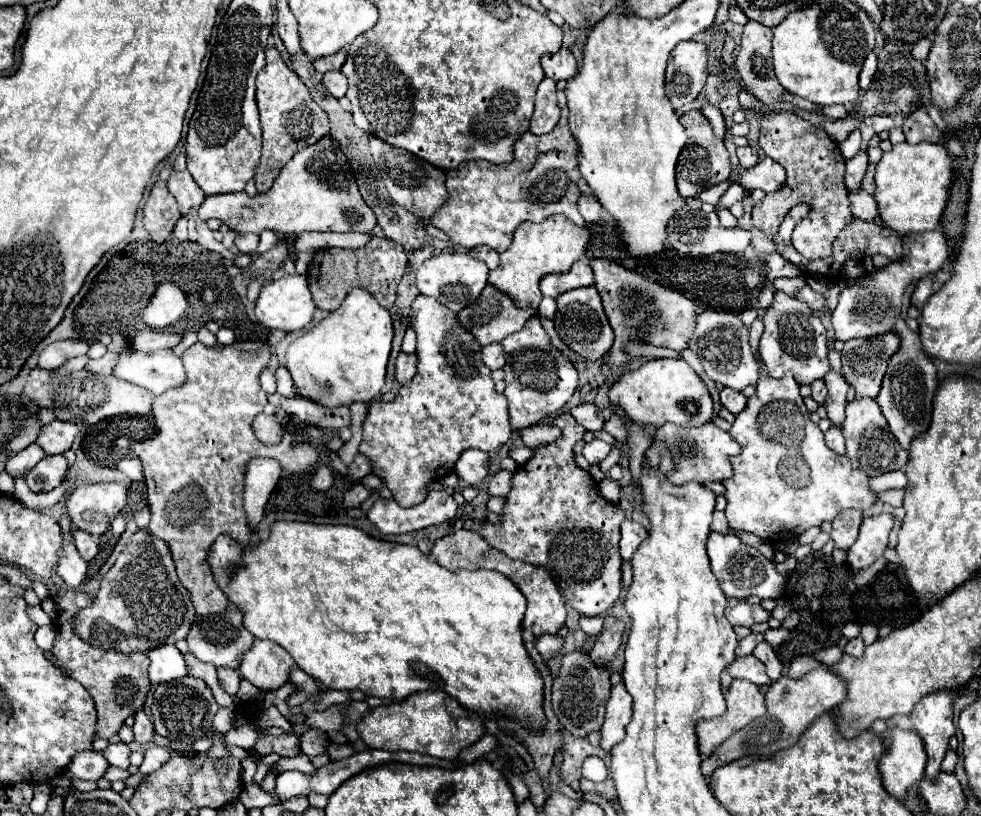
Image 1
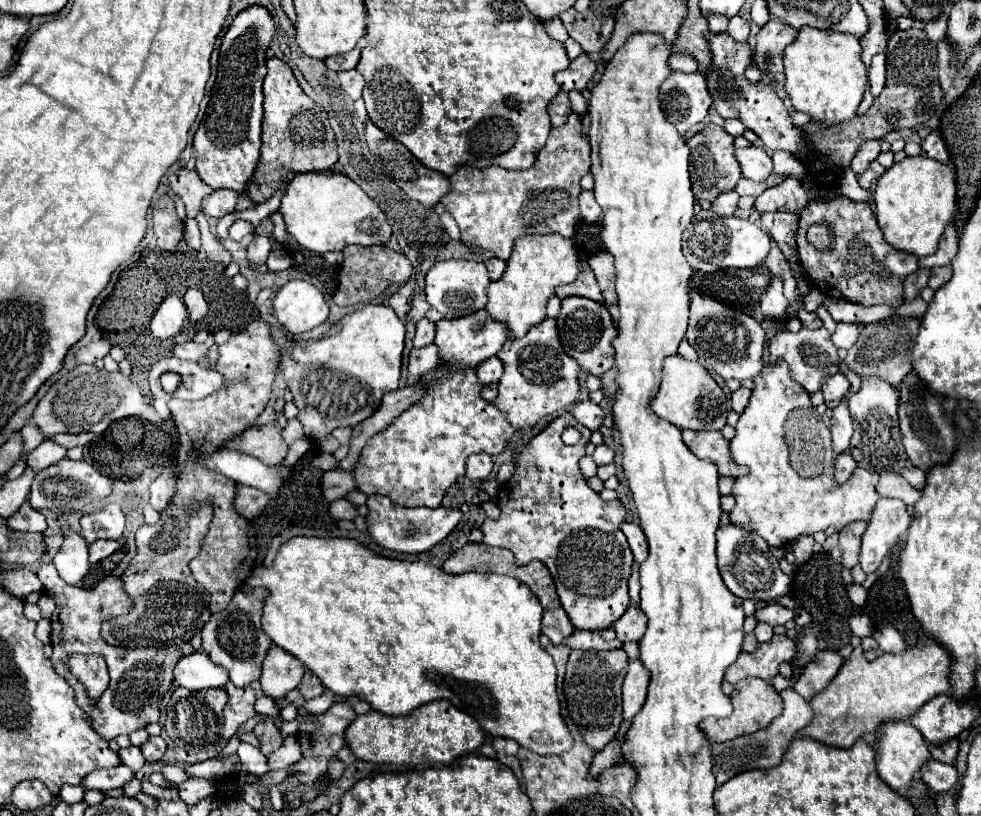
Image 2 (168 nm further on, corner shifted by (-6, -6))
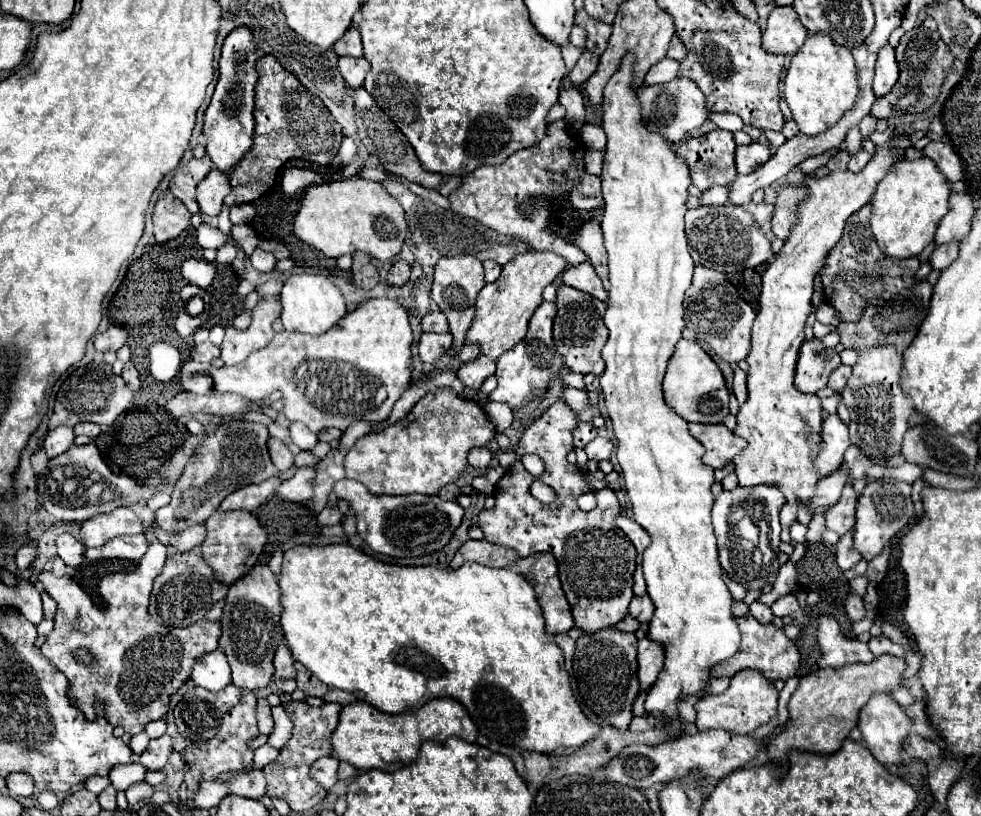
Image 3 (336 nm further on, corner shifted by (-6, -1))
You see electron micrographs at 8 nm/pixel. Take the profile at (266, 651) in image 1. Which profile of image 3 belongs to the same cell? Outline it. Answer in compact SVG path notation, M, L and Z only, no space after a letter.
M282 643L276 649L276 655L274 655L274 677L282 677L282 679L294 679L296 677L294 657L292 657L292 653L290 653L286 643Z

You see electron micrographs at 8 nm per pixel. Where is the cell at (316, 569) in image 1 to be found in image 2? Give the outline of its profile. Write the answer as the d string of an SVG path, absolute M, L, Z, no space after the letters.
M290 538L286 544L280 546L280 552L270 568L254 568L246 586L266 586L270 596L264 604L262 628L272 638L272 642L292 656L296 656L312 674L316 674L322 684L336 696L360 696L364 698L374 710L388 714L388 716L406 716L422 704L432 700L450 700L456 708L472 714L480 728L490 736L510 738L516 740L522 748L532 750L536 754L562 754L568 752L574 744L574 738L568 730L566 720L560 714L560 698L556 692L556 666L552 656L540 646L540 620L542 620L542 606L538 598L524 586L520 580L512 576L500 574L478 574L478 572L464 572L458 576L446 574L444 570L428 564L428 562L402 562L376 556L372 550L360 546L356 540L350 538Z

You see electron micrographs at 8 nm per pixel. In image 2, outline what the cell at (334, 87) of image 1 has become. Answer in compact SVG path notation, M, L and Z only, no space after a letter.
M356 70L340 72L340 84L342 84L342 90L344 90L352 100L358 100L358 98L362 96L364 78L362 78Z

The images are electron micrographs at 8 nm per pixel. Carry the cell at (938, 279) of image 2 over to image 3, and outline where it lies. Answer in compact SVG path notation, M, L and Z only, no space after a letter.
M958 243L944 245L940 249L934 249L934 253L930 255L930 265L932 265L934 271L944 271L952 265L956 255L958 255Z

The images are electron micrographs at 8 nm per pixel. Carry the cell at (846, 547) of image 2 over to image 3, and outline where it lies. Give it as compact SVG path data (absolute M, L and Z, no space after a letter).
M848 531L846 535L840 537L840 541L836 545L836 563L842 571L852 569L862 559L860 553L856 553L856 549L852 545L852 535L854 535L854 531Z

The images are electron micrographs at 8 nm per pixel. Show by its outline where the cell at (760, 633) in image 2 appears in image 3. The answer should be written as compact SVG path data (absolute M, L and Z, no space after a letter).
M756 601L750 605L750 615L752 615L756 621L760 621L762 625L770 625L772 619L774 619L770 607L766 607L766 605L762 605L762 603L756 603Z

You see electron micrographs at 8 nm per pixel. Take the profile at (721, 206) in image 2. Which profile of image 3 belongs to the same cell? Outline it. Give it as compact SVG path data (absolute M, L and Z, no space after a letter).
M710 187L700 197L702 205L724 205L728 203L728 189L726 187Z

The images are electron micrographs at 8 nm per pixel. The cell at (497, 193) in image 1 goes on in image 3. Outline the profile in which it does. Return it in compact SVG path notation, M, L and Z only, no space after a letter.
M558 119L548 125L548 133L540 145L514 153L500 165L484 165L462 177L462 185L448 197L452 211L460 217L478 221L486 229L494 229L500 235L516 237L534 251L552 251L562 255L568 265L584 263L584 255L578 247L566 243L550 231L552 203L568 197L576 181L584 175L584 145L576 133L570 131L566 119Z

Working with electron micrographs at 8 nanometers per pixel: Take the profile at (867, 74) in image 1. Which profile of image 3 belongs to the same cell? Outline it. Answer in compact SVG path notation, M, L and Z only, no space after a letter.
M884 45L878 51L878 59L876 59L874 95L880 97L880 95L888 93L888 89L892 89L896 79L898 79L898 63L894 59L894 47L892 45Z

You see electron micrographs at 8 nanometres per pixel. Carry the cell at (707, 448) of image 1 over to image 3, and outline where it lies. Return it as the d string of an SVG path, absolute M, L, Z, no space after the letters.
M690 423L688 429L690 429L690 435L706 447L702 461L714 469L726 467L746 447L746 439L736 437L722 423L718 423L718 425Z

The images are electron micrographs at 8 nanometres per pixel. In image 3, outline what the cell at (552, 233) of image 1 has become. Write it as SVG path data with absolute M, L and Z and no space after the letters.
M526 251L516 255L502 267L502 275L498 277L498 281L484 285L478 293L478 309L466 333L466 341L478 341L482 353L496 361L504 351L512 349L512 345L524 339L528 321L542 303L544 287L554 283L566 267L568 263L564 261L564 257L550 251Z

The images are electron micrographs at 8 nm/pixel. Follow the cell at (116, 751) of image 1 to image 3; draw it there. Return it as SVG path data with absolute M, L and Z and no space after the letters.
M138 733L138 735L134 735L134 737L130 739L130 749L132 749L132 753L134 753L134 755L140 755L140 753L146 749L148 741L150 741L150 737L148 737L146 733Z

